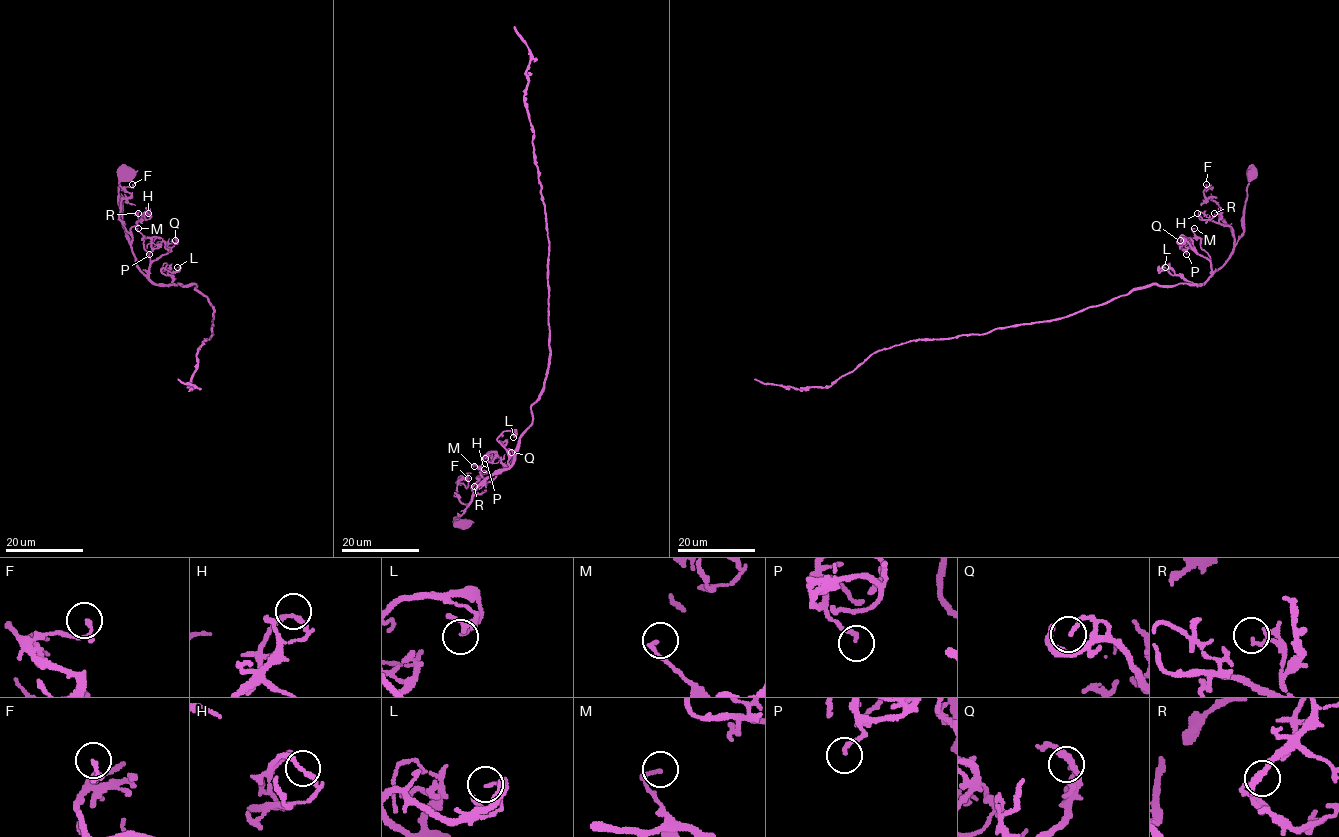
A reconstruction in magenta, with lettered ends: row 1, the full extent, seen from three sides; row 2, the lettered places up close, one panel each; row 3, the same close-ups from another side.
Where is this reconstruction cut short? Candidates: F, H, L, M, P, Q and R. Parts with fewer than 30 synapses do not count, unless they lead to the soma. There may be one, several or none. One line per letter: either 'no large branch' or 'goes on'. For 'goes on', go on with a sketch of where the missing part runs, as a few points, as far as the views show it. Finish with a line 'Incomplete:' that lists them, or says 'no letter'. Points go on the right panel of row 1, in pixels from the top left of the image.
F: no large branch
H: no large branch
L: no large branch
M: no large branch
P: no large branch
Q: no large branch
R: no large branch
Incomplete: no letter

